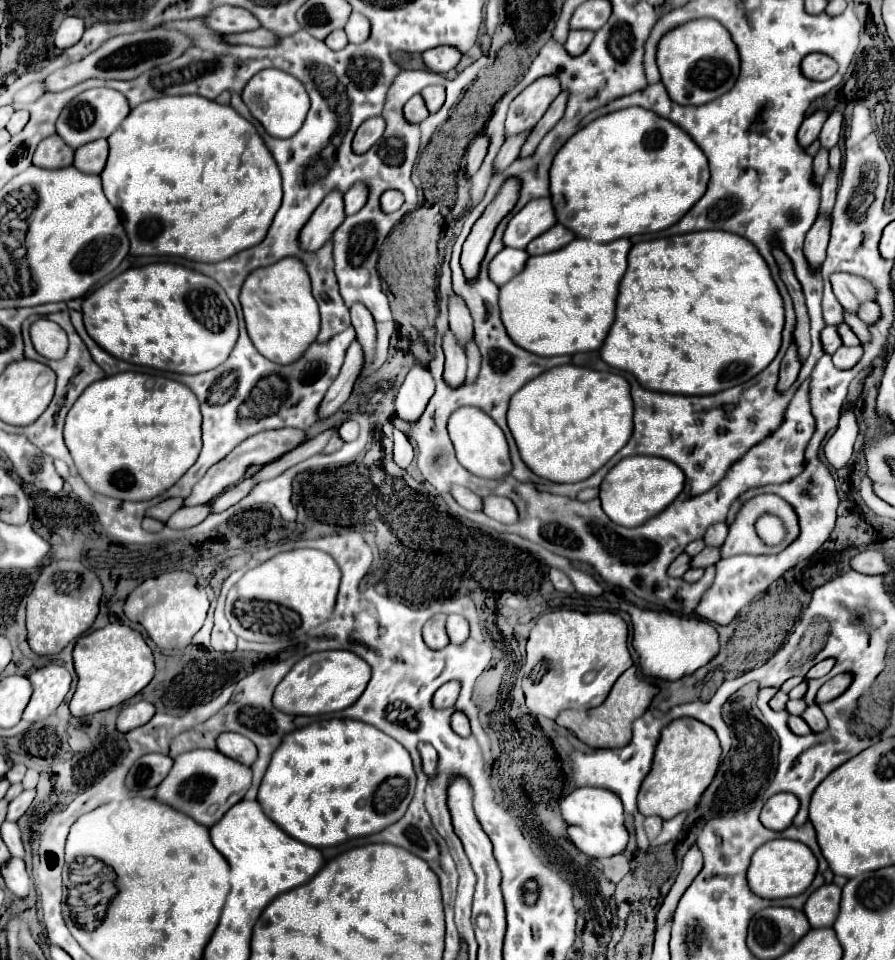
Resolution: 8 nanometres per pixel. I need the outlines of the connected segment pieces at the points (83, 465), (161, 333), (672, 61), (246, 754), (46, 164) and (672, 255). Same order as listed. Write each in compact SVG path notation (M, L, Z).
M117 373L89 385L65 421L65 445L83 481L97 493L147 501L175 485L201 451L201 411L191 389L149 373Z
M175 263L131 267L83 301L87 333L117 359L195 375L221 365L237 341L237 313L225 289L211 277Z
M695 19L659 41L657 65L669 97L679 105L705 105L725 95L737 81L741 61L731 33L715 19Z
M221 733L217 737L217 749L223 755L227 755L243 765L251 765L257 757L255 745L245 735L239 735L239 733Z
M51 135L43 139L33 155L33 165L43 169L61 169L69 167L73 163L73 151L63 145L63 139L59 135Z
M699 231L699 233L685 233L685 235L675 235L667 239L655 239L655 241L641 241L631 247L629 251L629 267L627 273L621 281L619 287L619 297L617 297L617 315L613 321L613 327L601 347L601 359L621 371L629 371L637 377L637 381L651 389L651 391L661 391L661 393L679 393L679 395L713 395L723 389L729 389L733 385L745 383L757 373L761 373L777 355L781 347L781 331L785 325L785 309L783 309L783 299L779 295L779 289L771 277L771 271L767 269L767 263L759 257L759 251L751 241L727 233L727 231Z

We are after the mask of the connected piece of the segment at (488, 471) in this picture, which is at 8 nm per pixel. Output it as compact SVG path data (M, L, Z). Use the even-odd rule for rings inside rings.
M475 407L457 409L449 417L447 431L455 445L457 461L473 475L483 477L483 479L499 479L499 477L507 477L511 473L513 463L509 457L509 447L507 447L505 435L499 429L499 425L489 415L485 415L481 409L475 409Z

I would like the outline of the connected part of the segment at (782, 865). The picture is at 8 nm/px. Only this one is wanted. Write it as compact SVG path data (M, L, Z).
M773 839L761 845L753 853L747 879L755 895L765 899L783 899L783 897L801 895L815 879L815 873L817 873L817 859L805 843L793 839Z

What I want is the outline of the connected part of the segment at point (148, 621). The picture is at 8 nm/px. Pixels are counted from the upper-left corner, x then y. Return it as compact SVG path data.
M171 571L171 573L163 573L159 577L147 579L125 601L127 619L143 625L147 635L161 649L185 649L191 643L193 635L203 627L205 617L207 617L207 609L209 609L209 599L207 599L205 589L197 583L197 577L193 573L187 573L187 571Z

